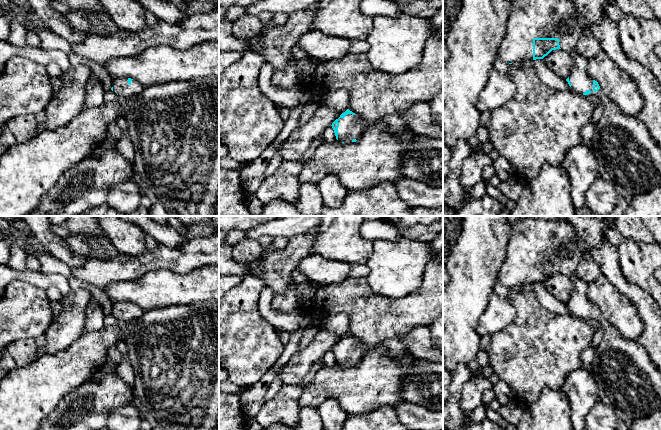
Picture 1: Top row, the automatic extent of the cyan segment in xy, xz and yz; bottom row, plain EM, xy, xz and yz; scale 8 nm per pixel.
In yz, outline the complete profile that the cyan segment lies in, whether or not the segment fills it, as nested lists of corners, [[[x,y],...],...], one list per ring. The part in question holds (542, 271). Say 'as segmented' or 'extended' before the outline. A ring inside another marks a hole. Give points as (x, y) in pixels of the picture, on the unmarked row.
extended | [[[560,216],[555,220],[542,220],[533,217],[518,219],[511,226],[506,256],[497,272],[497,280],[512,288],[524,284],[543,283],[552,274],[561,273],[571,279],[573,291],[566,303],[571,313],[579,318],[593,318],[599,321],[603,316],[597,305],[586,297],[588,283],[576,274],[576,268],[585,253],[590,250],[583,239],[579,238],[573,225]]]

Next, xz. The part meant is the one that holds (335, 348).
extended | [[[347,333],[332,347],[336,363],[342,367],[356,366],[367,352],[366,346],[358,338]]]

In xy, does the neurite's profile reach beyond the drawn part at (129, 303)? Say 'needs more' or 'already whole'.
needs more

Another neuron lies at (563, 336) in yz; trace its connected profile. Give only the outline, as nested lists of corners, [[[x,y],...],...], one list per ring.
[[[534,292],[510,293],[508,299],[515,309],[515,318],[505,329],[491,335],[485,351],[493,373],[508,384],[513,400],[525,408],[535,403],[544,389],[560,390],[570,372],[584,367],[581,355],[591,346],[595,330],[583,318],[549,311],[538,301]]]

